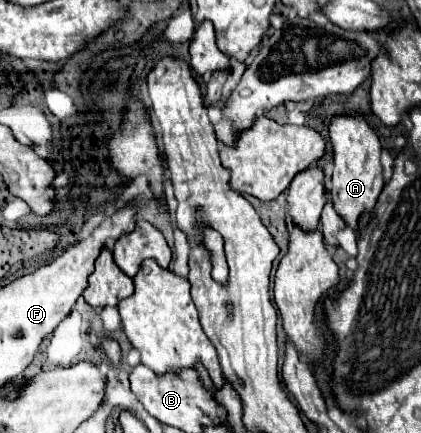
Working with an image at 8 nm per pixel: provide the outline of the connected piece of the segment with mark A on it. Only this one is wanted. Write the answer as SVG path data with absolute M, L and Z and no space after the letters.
M340 115L330 123L330 141L334 147L334 173L332 173L332 205L344 223L358 233L362 215L370 213L378 201L378 195L384 187L382 165L380 165L380 139L376 131L366 123L366 119L356 115Z

